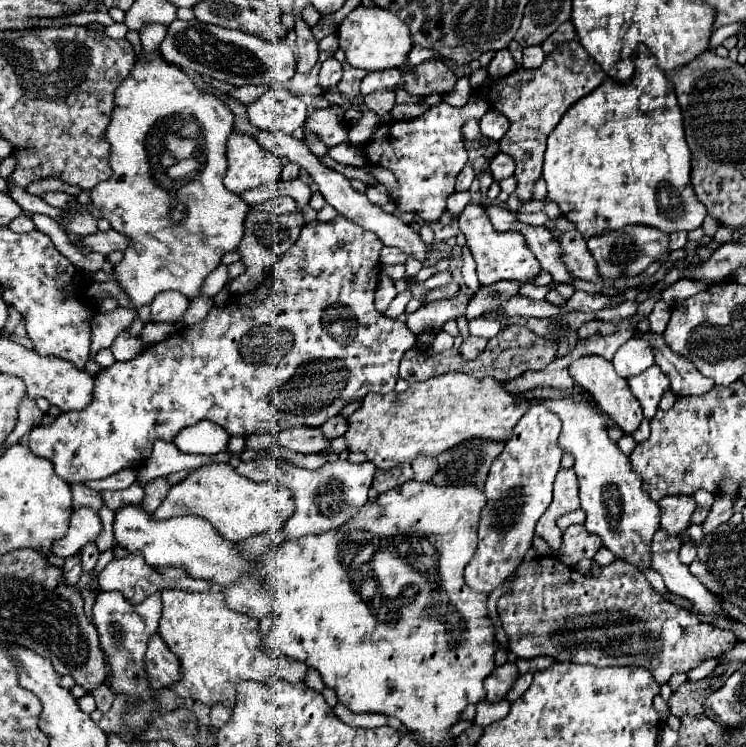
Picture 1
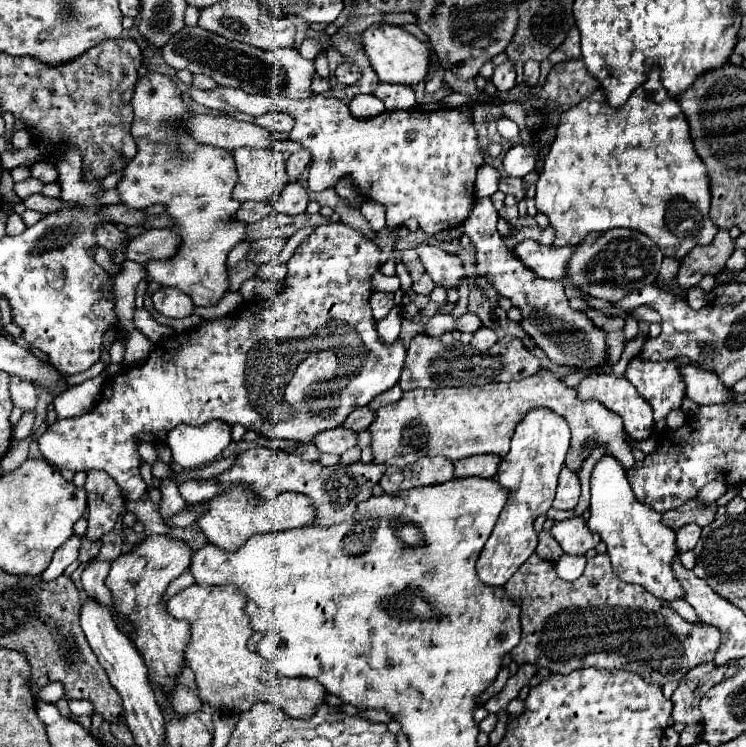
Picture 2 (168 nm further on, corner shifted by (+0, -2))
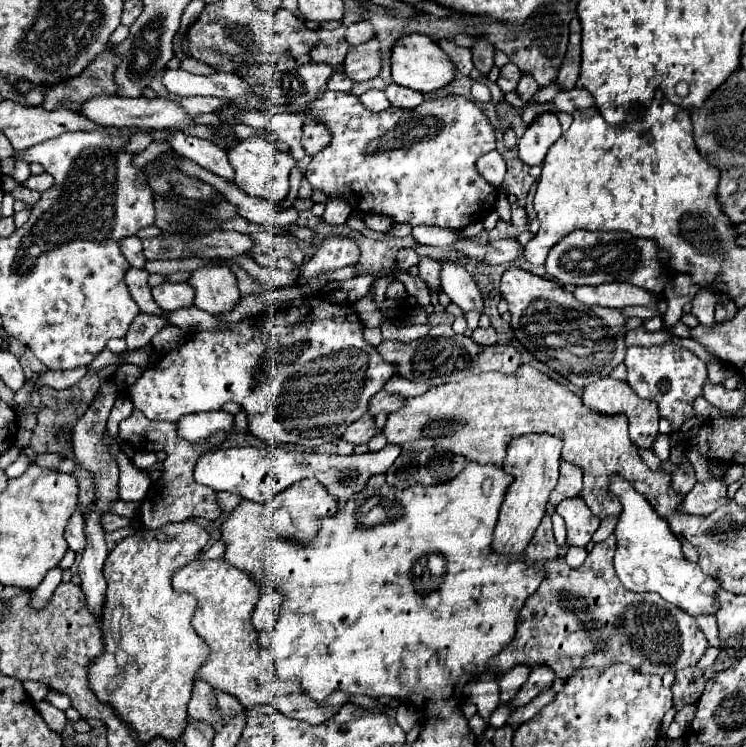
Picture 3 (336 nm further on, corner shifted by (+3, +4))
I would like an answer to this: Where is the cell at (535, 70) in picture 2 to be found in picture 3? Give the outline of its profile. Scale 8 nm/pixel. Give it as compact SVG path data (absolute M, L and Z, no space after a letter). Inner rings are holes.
M521 75L521 81L517 85L517 95L527 103L531 99L531 95L539 89L539 85L535 83L535 79L531 79L531 75Z

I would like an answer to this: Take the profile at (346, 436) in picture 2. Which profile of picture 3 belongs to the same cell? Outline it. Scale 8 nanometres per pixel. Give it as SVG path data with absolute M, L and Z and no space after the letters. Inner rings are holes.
M367 413L363 415L363 419L357 419L355 423L351 423L351 427L347 427L341 439L351 445L361 445L361 443L367 443L373 435L377 435L377 431L373 427L373 417Z

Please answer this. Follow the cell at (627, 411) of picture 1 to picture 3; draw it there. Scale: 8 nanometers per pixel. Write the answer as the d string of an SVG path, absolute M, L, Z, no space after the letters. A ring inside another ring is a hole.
M611 377L599 379L599 383L591 383L591 387L585 387L583 391L583 403L599 413L607 413L607 415L615 415L615 413L625 413L629 419L629 435L631 441L637 447L649 449L657 437L657 423L659 423L659 411L657 411L657 403L647 401L647 399L639 399L633 391L633 387L625 381L615 381Z

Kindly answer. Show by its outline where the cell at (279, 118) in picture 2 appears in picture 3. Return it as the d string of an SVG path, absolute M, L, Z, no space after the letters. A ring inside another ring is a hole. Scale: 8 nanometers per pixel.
M277 113L277 115L271 117L267 131L275 139L287 143L291 147L291 155L299 161L299 159L305 157L305 151L299 143L301 141L301 127L303 127L303 121L299 117L291 115L291 113Z

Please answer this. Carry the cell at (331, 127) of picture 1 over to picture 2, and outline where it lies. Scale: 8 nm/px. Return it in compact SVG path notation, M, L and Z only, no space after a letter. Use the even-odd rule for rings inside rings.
M188 85L188 95L194 103L204 105L208 109L220 113L234 113L242 111L248 115L264 115L264 113L288 113L294 117L292 141L302 143L306 149L312 151L312 167L308 175L308 185L312 191L326 191L334 187L340 179L350 177L358 191L364 195L366 201L376 201L386 207L386 221L388 227L398 227L406 219L414 217L420 223L420 229L428 235L434 235L444 229L460 227L474 209L474 181L476 171L484 163L484 151L478 143L478 133L474 123L468 115L456 109L442 109L442 111L384 111L372 119L358 119L350 113L348 103L334 97L334 95L314 95L308 99L292 101L288 97L266 97L266 95L250 95L242 89L232 87L216 87L212 91L196 89Z

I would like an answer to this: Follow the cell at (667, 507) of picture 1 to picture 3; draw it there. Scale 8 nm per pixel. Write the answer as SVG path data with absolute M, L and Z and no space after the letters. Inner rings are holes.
M709 479L705 483L697 483L691 489L691 493L683 497L677 511L707 517L725 503L727 503L727 485L721 483L719 479Z

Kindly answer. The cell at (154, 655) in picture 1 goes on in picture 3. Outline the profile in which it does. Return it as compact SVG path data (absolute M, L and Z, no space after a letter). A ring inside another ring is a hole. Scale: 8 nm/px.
M205 681L193 683L193 695L191 695L187 713L191 719L203 719L203 721L211 723L215 729L219 729L223 725L223 719L219 715L217 701L215 701L215 691L211 691L211 687Z

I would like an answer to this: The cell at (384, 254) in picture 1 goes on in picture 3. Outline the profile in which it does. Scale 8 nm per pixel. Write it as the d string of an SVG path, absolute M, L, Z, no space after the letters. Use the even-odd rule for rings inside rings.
M419 257L417 269L419 269L419 277L425 283L429 283L429 287L435 287L437 291L441 291L441 287L439 287L439 261L435 261L431 257Z

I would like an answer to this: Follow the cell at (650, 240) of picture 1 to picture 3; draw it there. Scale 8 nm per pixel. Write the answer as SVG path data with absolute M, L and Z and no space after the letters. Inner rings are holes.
M573 231L561 239L545 261L547 273L559 283L573 285L603 285L603 283L631 283L647 291L663 291L665 273L659 263L659 245L653 239L639 239L627 231Z

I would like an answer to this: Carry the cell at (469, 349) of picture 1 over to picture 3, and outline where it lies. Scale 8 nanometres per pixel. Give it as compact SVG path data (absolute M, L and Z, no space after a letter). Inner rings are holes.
M477 327L477 329L473 331L471 339L473 339L475 343L479 343L479 345L493 345L493 343L497 343L497 335L495 335L495 329L493 329L493 327L487 327L487 329Z

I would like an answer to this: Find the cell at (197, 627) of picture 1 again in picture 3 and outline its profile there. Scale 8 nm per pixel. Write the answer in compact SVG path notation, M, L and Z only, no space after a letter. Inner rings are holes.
M195 559L175 571L173 589L177 593L193 593L197 597L197 609L191 623L195 633L205 639L211 649L211 655L199 669L199 679L209 683L213 689L237 697L245 709L271 703L283 715L313 725L327 721L339 711L341 705L349 701L345 691L333 691L323 703L315 703L301 693L297 683L279 683L275 679L275 673L270 667L274 666L274 657L269 649L257 641L257 631L251 625L251 611L259 599L261 589L249 573L231 567L225 559Z

